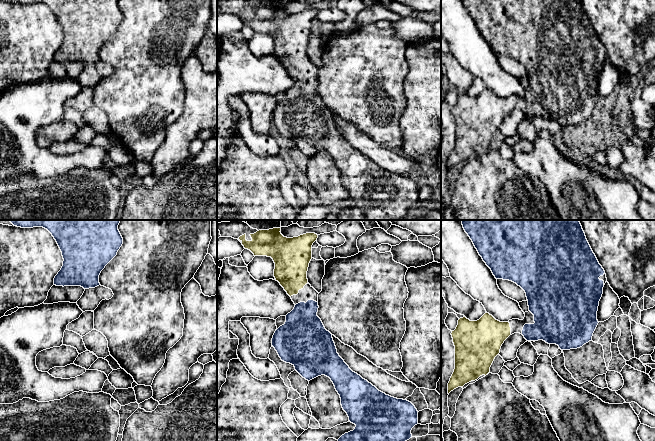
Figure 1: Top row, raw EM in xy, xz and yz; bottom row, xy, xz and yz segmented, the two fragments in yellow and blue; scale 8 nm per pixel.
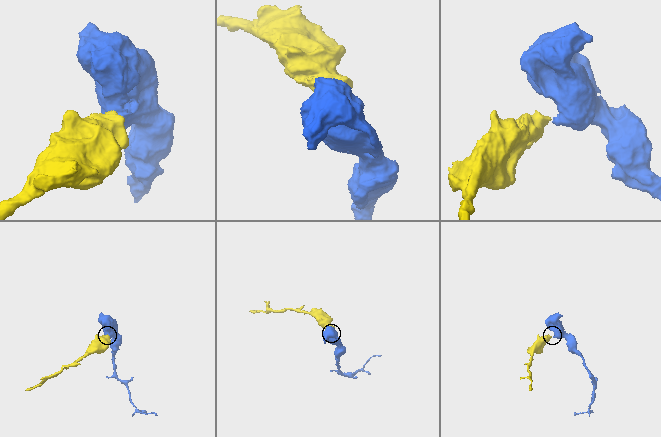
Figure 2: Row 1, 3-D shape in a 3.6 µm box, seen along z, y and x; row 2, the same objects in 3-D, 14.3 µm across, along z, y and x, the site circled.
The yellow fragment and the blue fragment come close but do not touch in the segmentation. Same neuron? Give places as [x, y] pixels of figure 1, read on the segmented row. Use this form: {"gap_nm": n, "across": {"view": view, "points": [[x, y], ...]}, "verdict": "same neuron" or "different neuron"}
{"gap_nm": 70, "across": {"view": "xz", "points": [[296, 294], [300, 302]]}, "verdict": "same neuron"}

